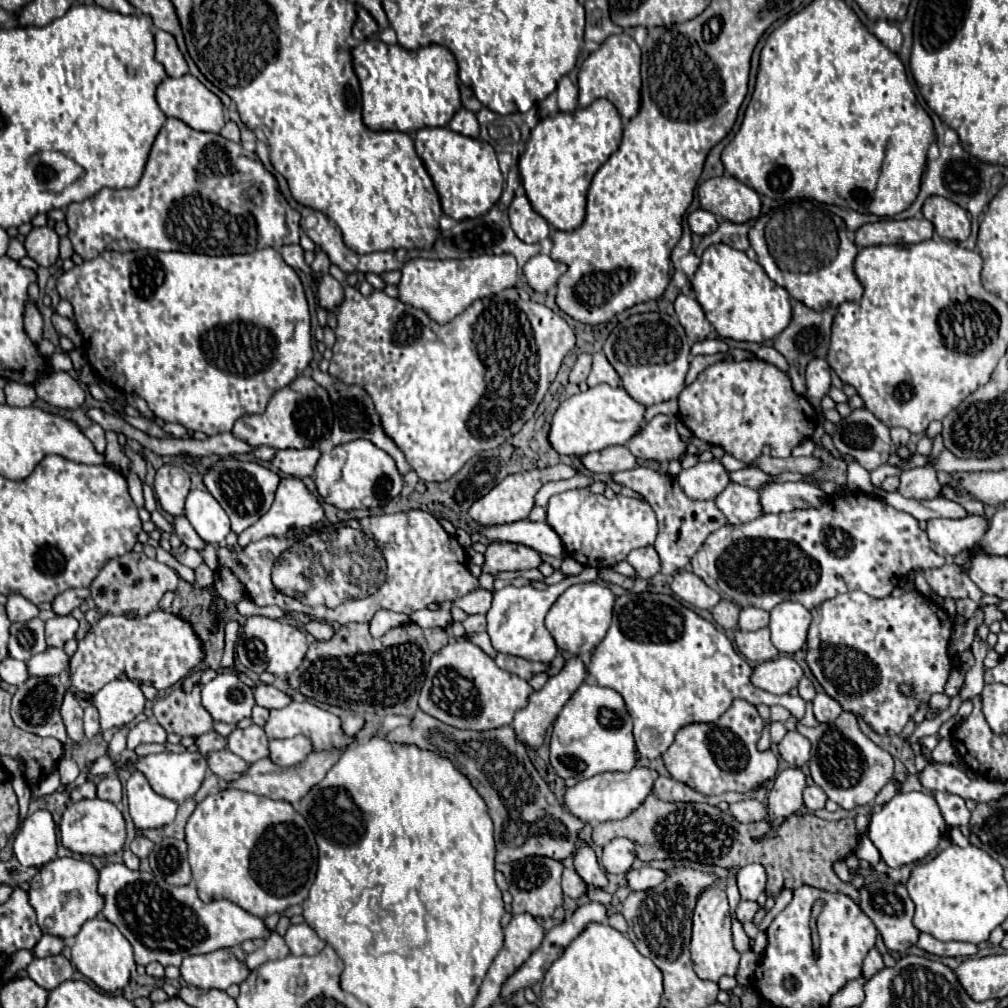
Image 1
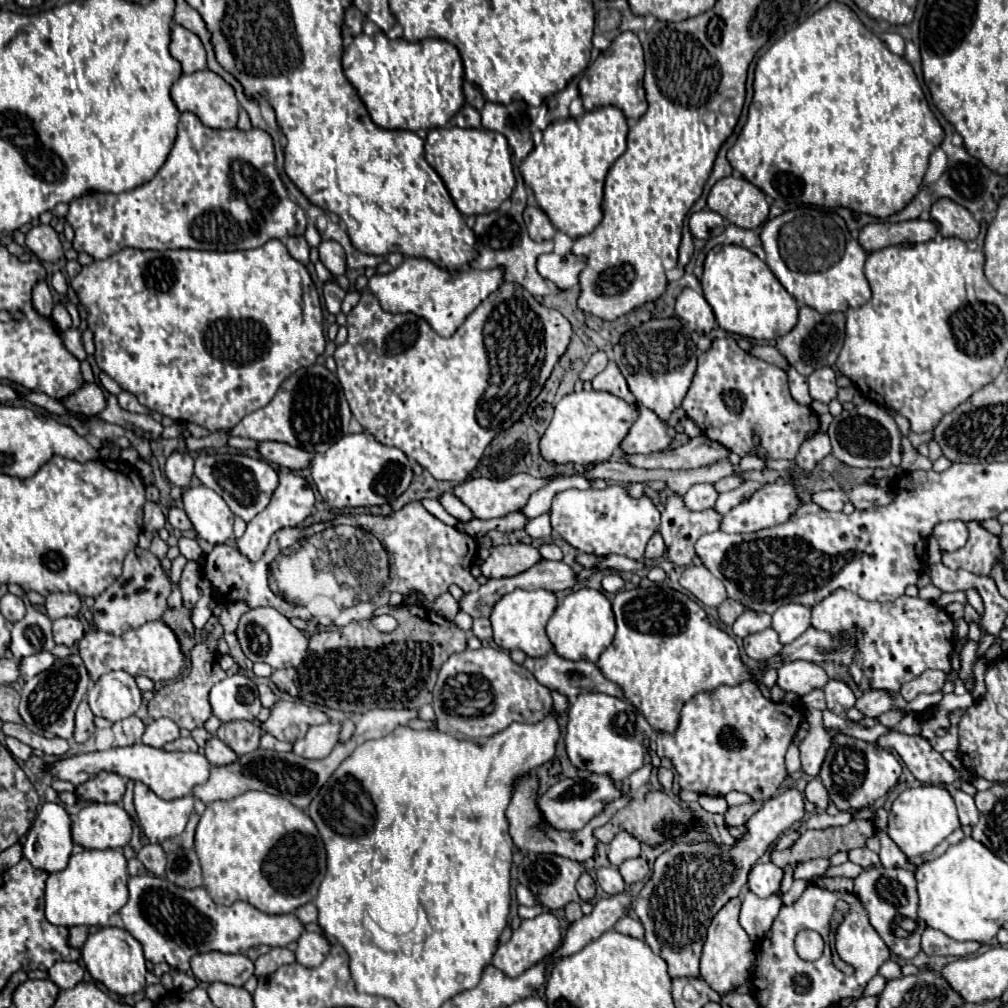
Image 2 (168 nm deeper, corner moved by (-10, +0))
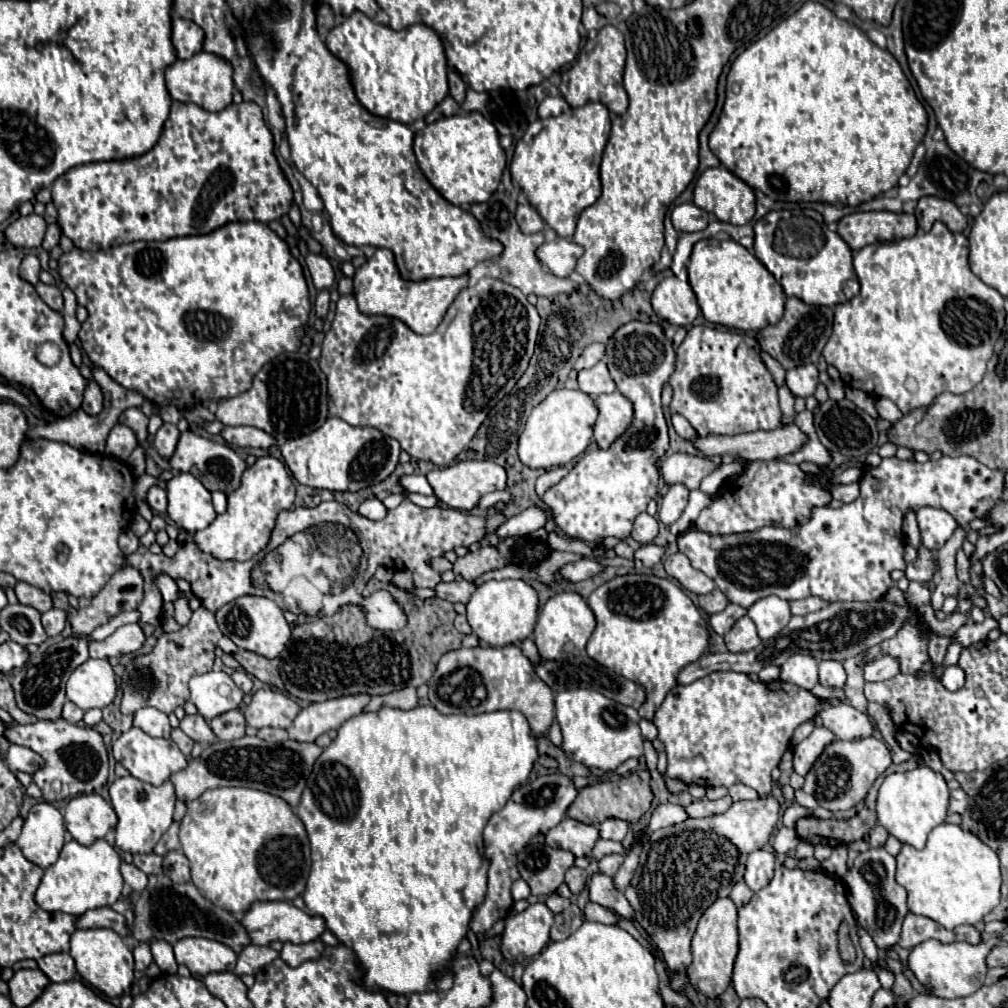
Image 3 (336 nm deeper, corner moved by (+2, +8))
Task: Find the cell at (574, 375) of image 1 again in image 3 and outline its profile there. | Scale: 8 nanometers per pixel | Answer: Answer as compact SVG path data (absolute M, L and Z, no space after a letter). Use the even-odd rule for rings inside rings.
M589 344L583 352L581 352L581 356L577 358L577 364L575 364L575 370L583 370L583 368L591 368L591 366L595 366L601 358L605 356L605 346L603 344Z

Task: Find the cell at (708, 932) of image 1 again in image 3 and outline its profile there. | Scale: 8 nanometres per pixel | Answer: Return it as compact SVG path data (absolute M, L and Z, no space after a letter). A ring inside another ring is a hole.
M719 898L715 900L701 916L695 936L693 936L693 962L687 968L687 978L689 984L703 996L715 1000L719 998L727 986L731 984L731 972L733 972L733 962L735 962L735 952L739 950L739 940L737 940L737 908L731 902L731 898Z

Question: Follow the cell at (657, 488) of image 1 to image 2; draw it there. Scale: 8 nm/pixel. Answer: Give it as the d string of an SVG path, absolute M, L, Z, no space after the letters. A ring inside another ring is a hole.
M673 492L671 496L667 496L665 500L665 512L661 516L661 536L665 540L665 546L669 548L667 552L667 558L669 562L673 562L675 566L679 568L687 568L693 564L693 558L697 556L695 552L695 542L707 534L707 532L715 532L721 528L721 520L723 520L723 514L717 512L715 508L707 508L707 510L701 510L701 512L693 512L685 506L683 502L683 496Z

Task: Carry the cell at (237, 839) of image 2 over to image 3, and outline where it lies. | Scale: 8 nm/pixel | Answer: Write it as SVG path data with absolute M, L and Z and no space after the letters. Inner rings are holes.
M211 788L197 800L187 804L187 814L181 822L179 840L183 854L191 862L191 880L221 908L235 914L245 914L257 900L285 900L291 902L303 894L311 868L311 852L303 822L293 814L291 806L273 794L253 788Z

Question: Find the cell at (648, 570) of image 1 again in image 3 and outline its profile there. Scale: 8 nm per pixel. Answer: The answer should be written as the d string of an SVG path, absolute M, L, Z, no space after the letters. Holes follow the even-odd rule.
M641 512L641 514L635 518L631 536L633 536L635 542L641 542L641 544L651 542L651 540L657 536L657 518L649 516L647 512Z

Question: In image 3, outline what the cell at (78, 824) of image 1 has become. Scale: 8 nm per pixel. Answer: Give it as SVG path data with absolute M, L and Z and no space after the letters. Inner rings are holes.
M81 794L65 808L65 828L83 846L93 844L115 828L115 810L97 794Z

